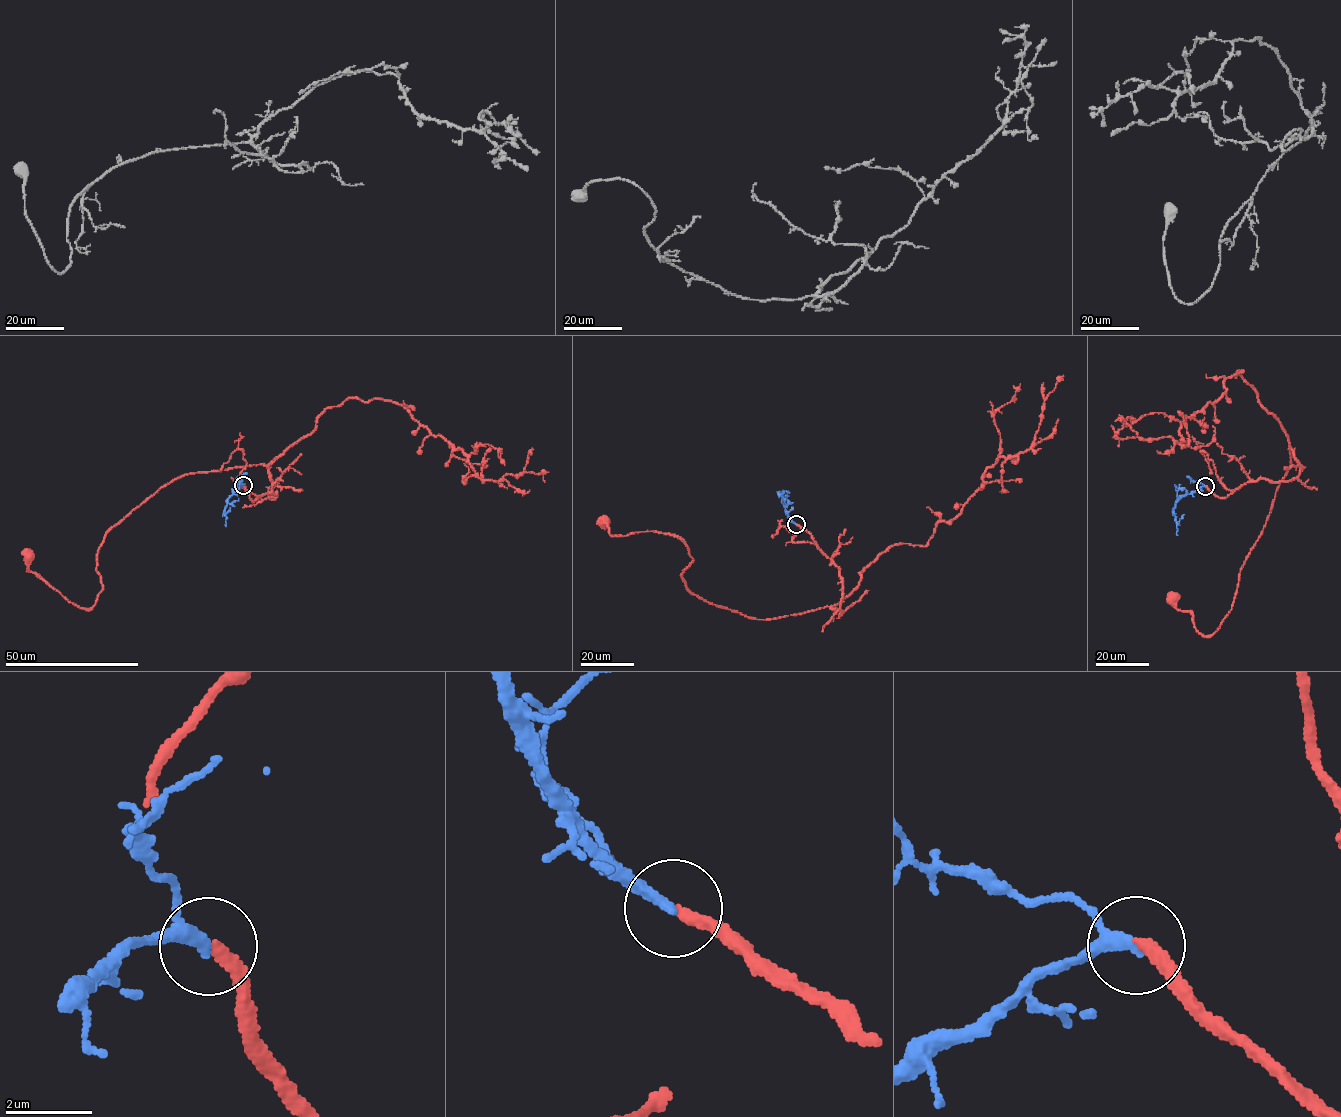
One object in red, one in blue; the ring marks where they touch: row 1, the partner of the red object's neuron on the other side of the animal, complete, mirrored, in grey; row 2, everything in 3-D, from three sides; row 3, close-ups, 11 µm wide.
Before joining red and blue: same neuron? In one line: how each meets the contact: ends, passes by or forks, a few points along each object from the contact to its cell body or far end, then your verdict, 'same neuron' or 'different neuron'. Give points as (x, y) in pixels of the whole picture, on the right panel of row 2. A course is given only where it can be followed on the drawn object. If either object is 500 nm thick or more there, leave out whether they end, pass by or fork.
red ends | blue ends | red via (1205, 486), (1226, 497), (1259, 479), (1292, 480), (1300, 465), (1289, 448), (1212, 635), (1173, 598) | blue via (1205, 486), (1183, 495), (1175, 502), (1173, 514), (1177, 534) | different neuron

